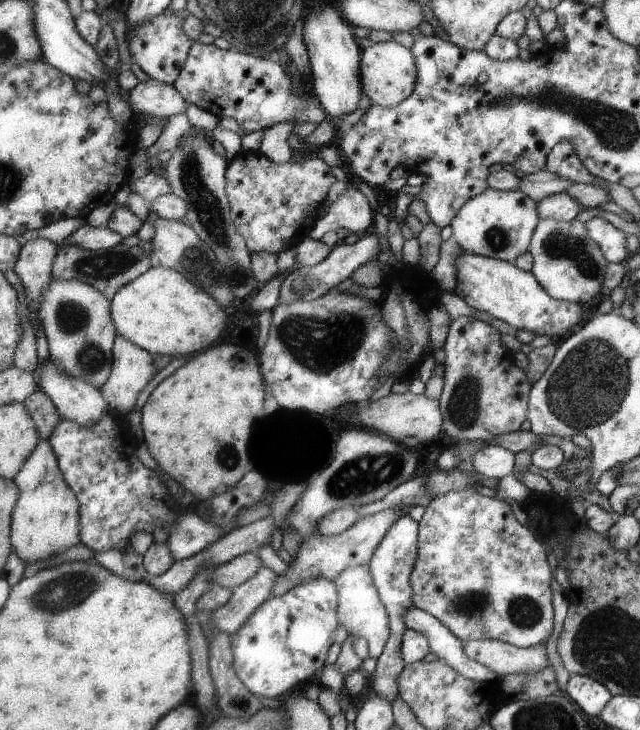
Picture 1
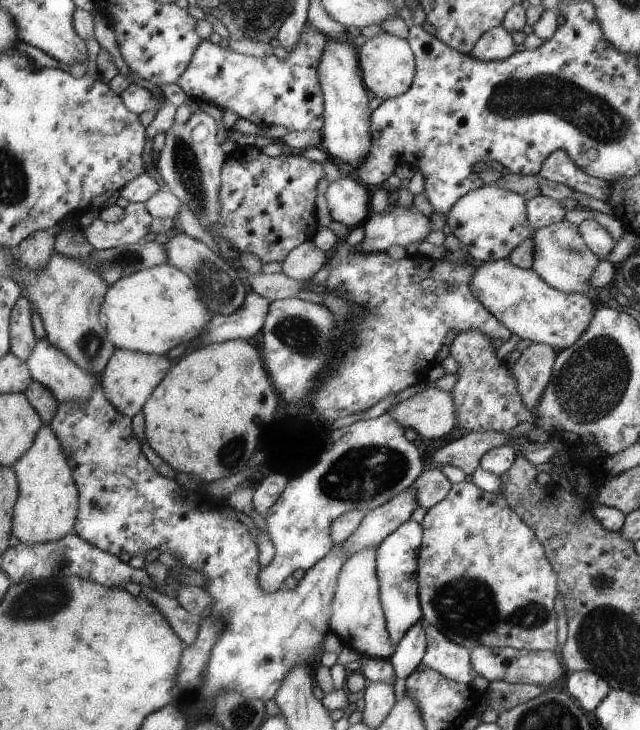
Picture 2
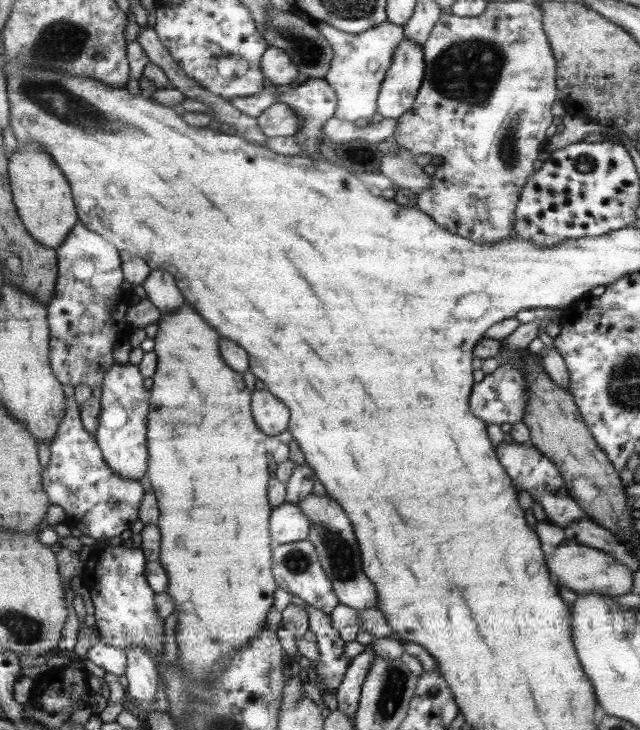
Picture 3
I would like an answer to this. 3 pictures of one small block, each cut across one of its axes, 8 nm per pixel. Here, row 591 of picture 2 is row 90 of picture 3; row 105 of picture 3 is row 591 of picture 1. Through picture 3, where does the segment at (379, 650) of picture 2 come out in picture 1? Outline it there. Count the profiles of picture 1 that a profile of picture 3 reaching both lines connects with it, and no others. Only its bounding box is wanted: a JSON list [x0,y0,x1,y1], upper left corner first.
[333,565,390,658]

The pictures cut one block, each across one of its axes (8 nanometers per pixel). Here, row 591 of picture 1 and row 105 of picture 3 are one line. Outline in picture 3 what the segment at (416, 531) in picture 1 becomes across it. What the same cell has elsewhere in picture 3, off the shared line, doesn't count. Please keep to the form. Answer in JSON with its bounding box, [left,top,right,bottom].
[377,40,425,118]

